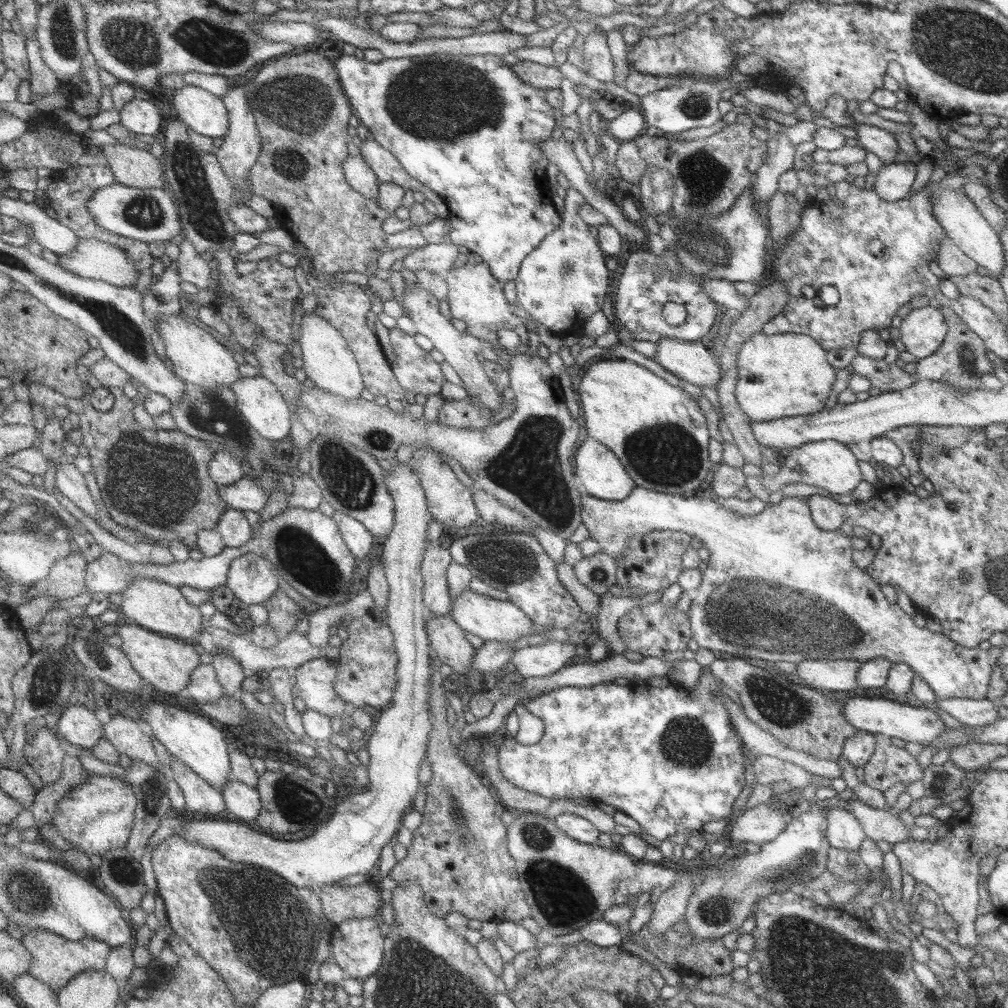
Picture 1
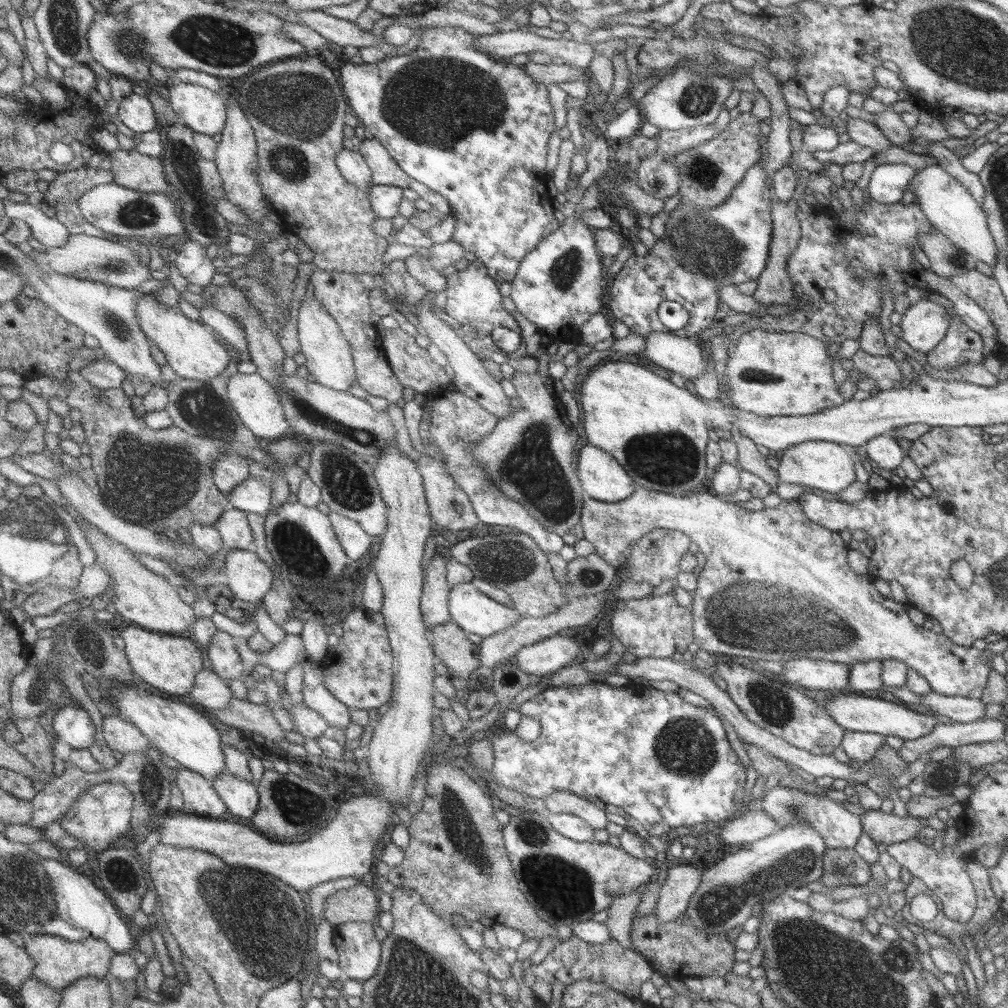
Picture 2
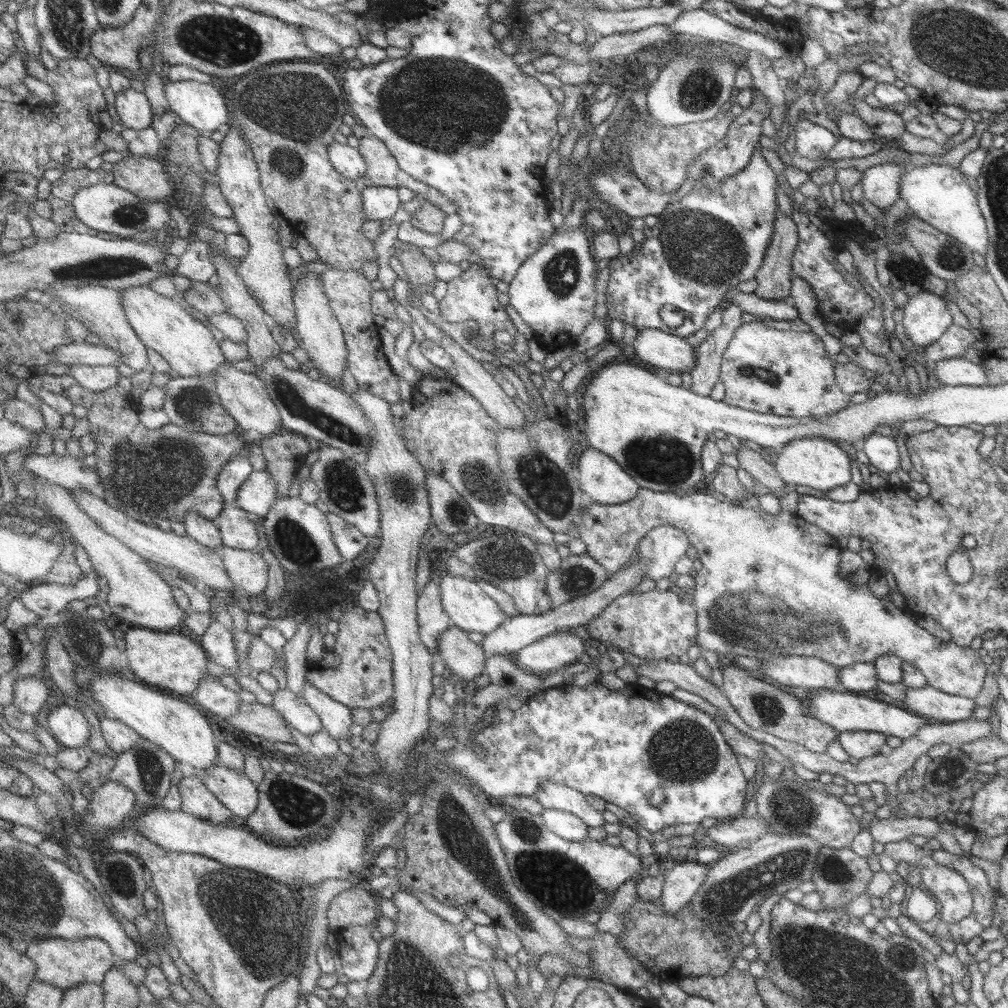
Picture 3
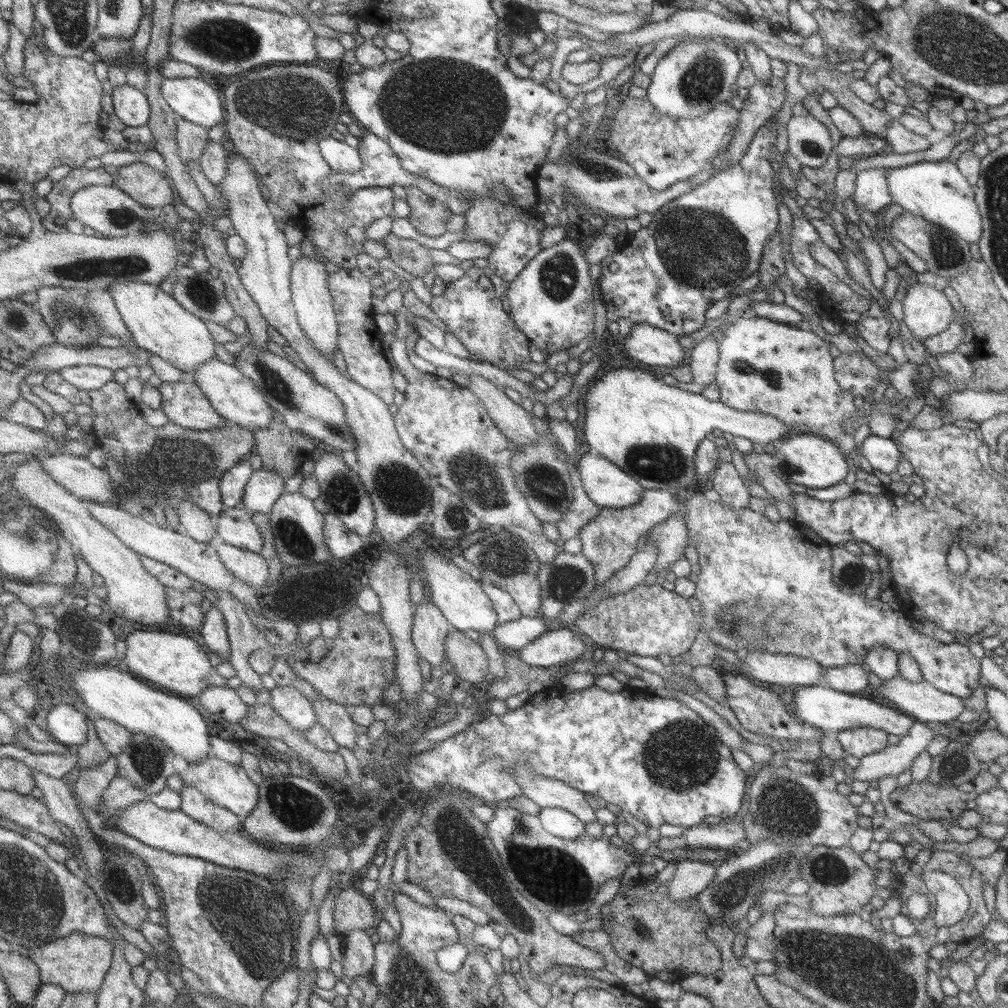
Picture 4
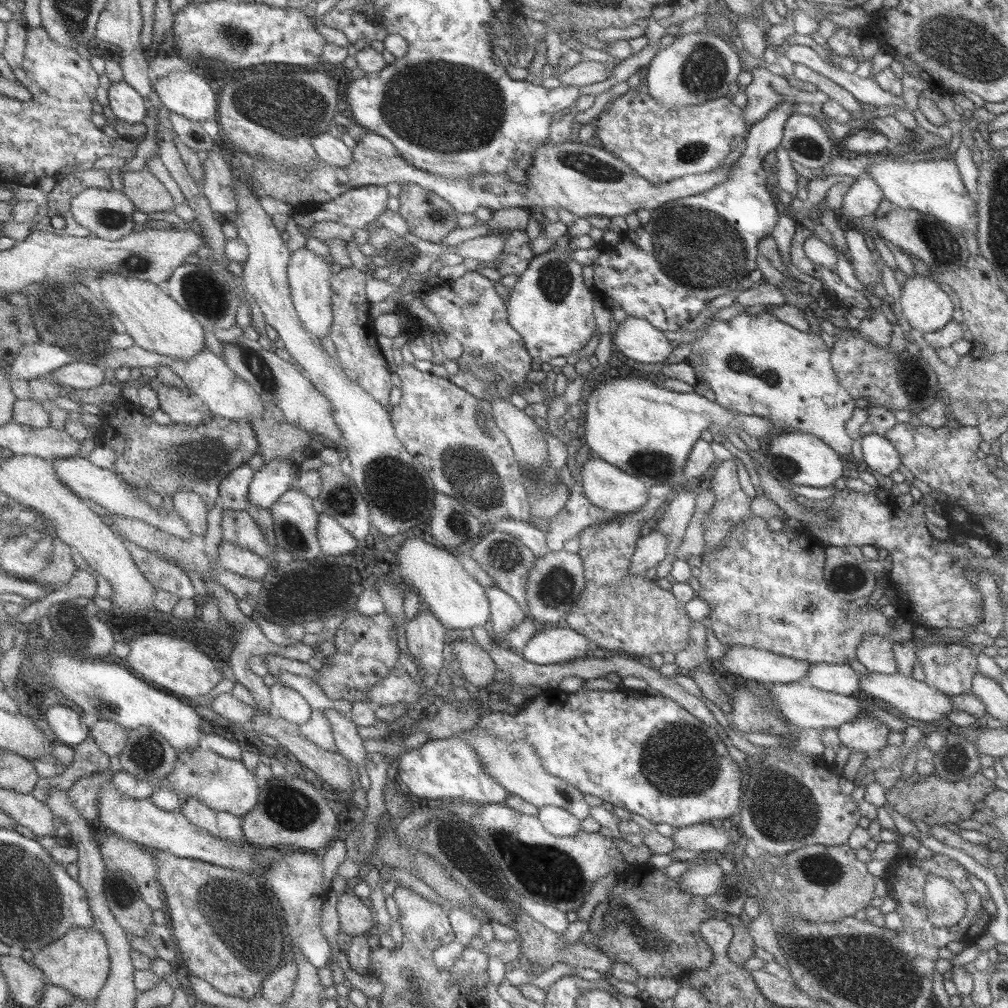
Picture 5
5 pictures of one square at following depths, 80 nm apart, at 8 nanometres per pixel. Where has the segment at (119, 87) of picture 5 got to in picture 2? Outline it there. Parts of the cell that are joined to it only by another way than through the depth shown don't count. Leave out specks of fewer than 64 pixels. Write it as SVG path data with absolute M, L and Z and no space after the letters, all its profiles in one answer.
M135 92L120 102L118 117L127 128L136 133L143 134L159 128L151 99Z

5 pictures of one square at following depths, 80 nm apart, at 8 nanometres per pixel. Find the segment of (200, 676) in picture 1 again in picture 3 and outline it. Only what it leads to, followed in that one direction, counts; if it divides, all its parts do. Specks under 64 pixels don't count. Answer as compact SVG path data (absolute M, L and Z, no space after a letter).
M212 675L205 677L200 682L200 688L191 696L207 712L212 712L223 720L235 714L242 703L238 692L229 690L227 686L219 682L216 676Z

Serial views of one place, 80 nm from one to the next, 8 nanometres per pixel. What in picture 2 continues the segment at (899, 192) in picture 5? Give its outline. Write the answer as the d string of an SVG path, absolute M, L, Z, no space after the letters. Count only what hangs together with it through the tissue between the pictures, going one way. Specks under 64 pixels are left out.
M930 165L916 170L907 189L913 190L913 203L917 203L934 230L977 261L990 267L995 264L997 249L987 228L986 214L960 182L951 178L939 165Z

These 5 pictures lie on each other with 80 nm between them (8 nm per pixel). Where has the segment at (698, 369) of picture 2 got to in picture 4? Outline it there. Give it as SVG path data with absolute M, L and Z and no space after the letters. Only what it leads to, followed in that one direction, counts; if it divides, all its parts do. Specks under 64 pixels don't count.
M632 324L627 336L623 336L623 349L629 358L665 369L679 367L687 361L676 335L669 334L648 324Z

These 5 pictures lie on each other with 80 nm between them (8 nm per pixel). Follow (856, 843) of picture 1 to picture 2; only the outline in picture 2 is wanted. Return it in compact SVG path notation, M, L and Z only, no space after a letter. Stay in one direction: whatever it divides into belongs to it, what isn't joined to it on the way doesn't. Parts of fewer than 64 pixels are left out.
M776 784L767 792L763 792L758 806L775 822L777 830L791 826L793 822L805 822L823 840L826 848L853 849L853 846L857 843L857 839L861 837L862 827L860 818L857 815L849 813L849 811L842 807L841 803L829 800L824 796L817 796L813 793L785 788Z

